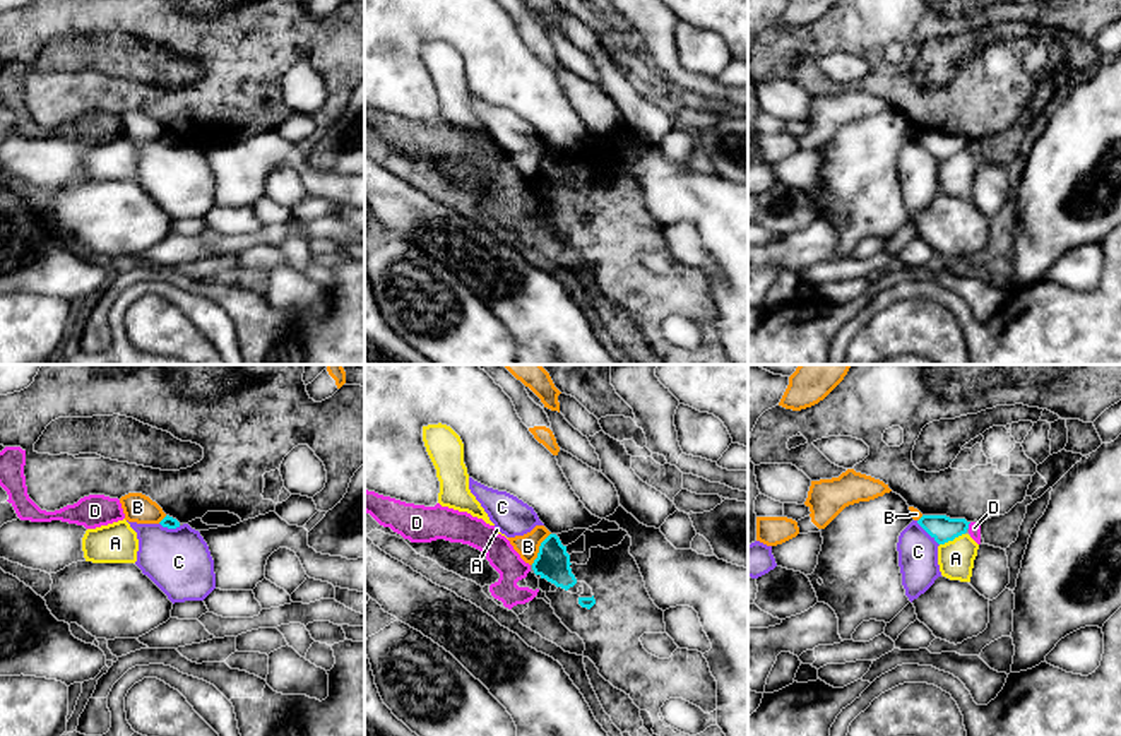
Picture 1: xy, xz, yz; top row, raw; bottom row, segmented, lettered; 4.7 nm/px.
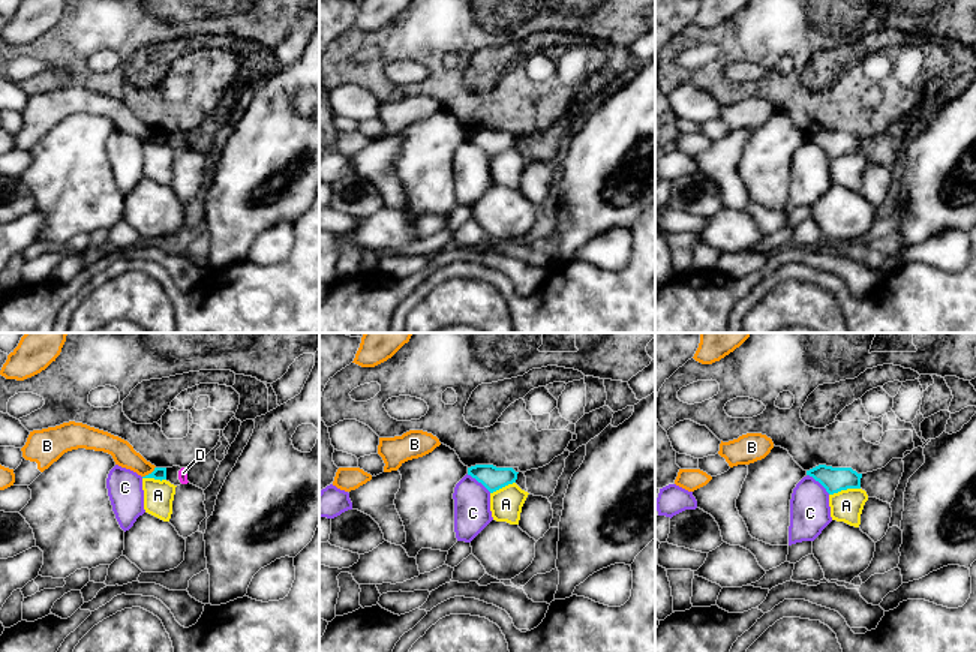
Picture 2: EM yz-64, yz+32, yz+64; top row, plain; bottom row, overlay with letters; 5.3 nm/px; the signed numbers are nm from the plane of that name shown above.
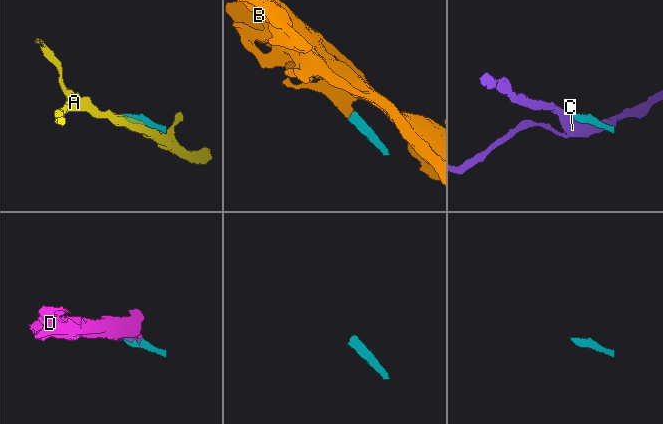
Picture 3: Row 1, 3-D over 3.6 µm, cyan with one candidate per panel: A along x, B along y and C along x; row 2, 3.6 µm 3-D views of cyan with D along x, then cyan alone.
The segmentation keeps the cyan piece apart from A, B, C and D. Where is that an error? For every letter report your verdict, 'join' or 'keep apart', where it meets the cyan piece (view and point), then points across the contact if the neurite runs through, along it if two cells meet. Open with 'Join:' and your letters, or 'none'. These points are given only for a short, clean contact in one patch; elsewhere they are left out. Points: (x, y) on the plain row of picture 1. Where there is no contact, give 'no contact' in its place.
Join: none
A: keep apart | yz (952, 156)
B: keep apart | xz (539, 165) | along xz (550, 149), (531, 180)
C: keep apart | yz (926, 148) | along yz (916, 137), (938, 161)
D: keep apart | yz (967, 142) | along yz (971, 139), (967, 144)

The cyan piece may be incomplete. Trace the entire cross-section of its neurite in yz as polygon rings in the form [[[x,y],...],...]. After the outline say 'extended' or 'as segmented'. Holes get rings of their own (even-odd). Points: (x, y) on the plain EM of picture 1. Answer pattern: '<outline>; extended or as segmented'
[[[922,132],[917,140],[938,159],[945,161],[967,149],[965,135],[950,135],[946,132]]]; as segmented

